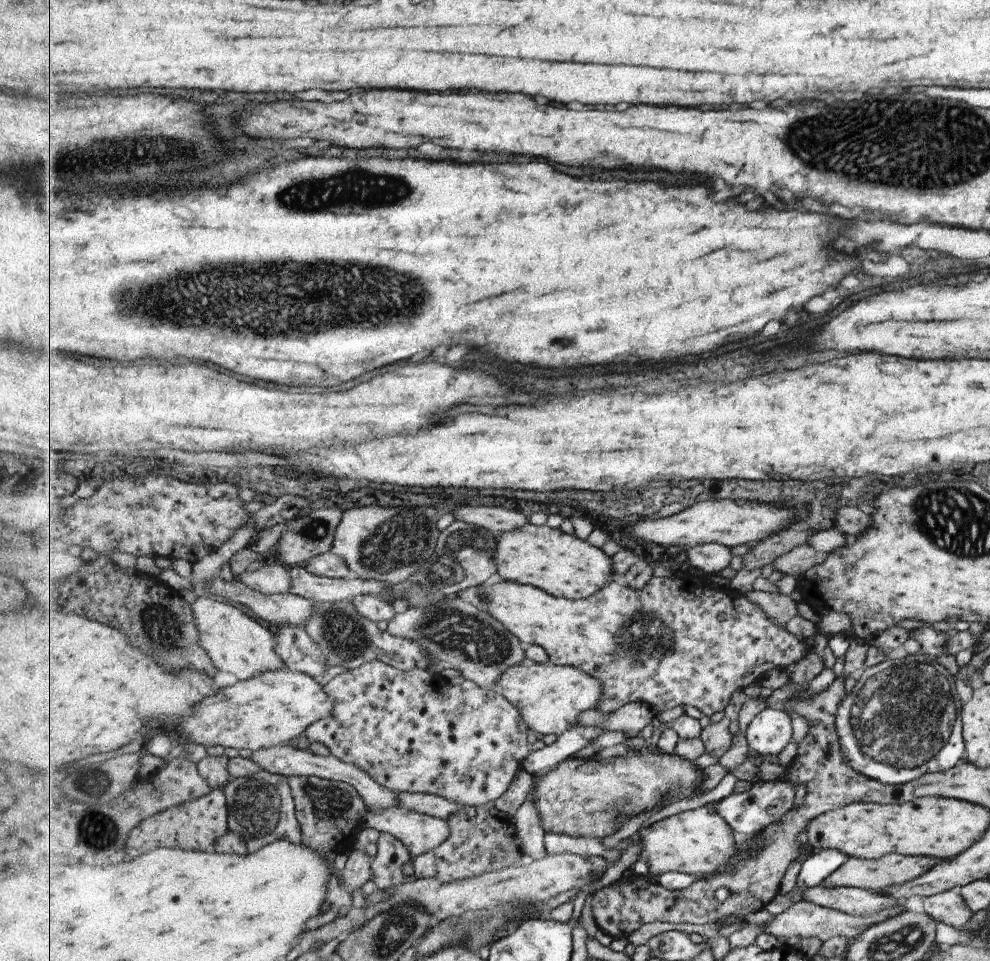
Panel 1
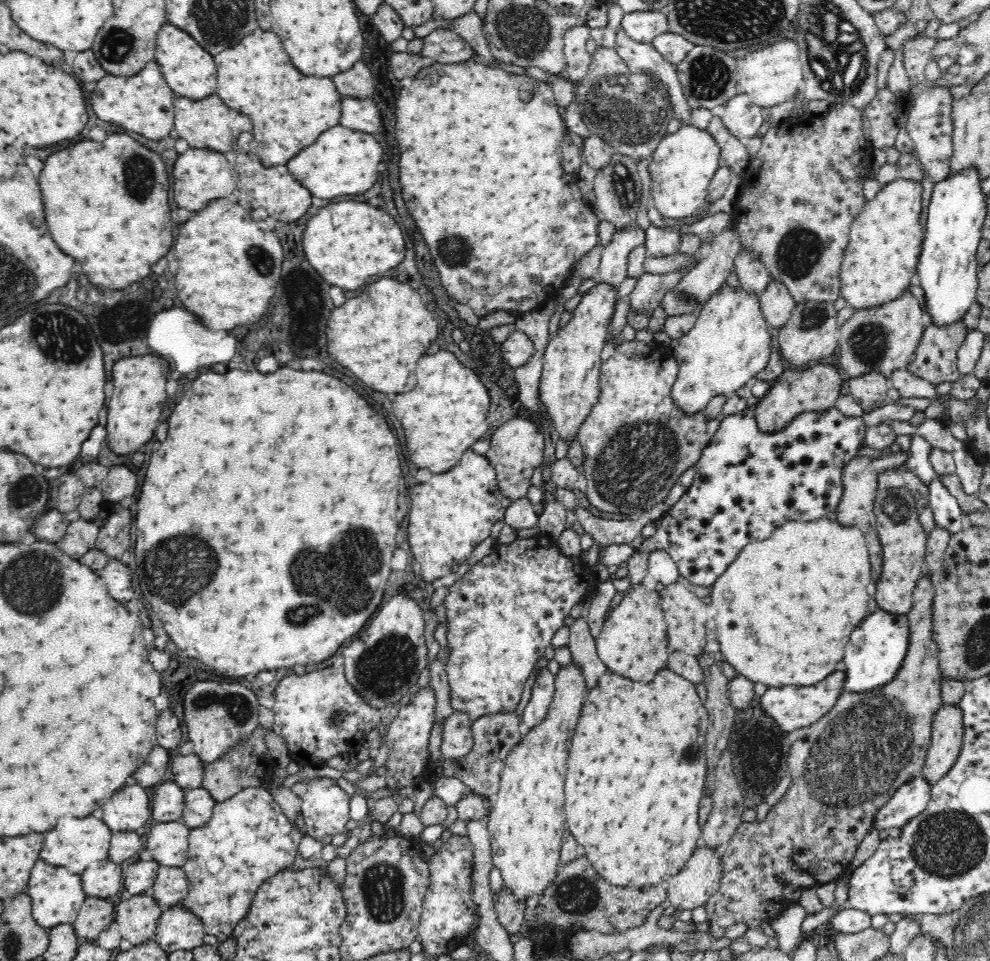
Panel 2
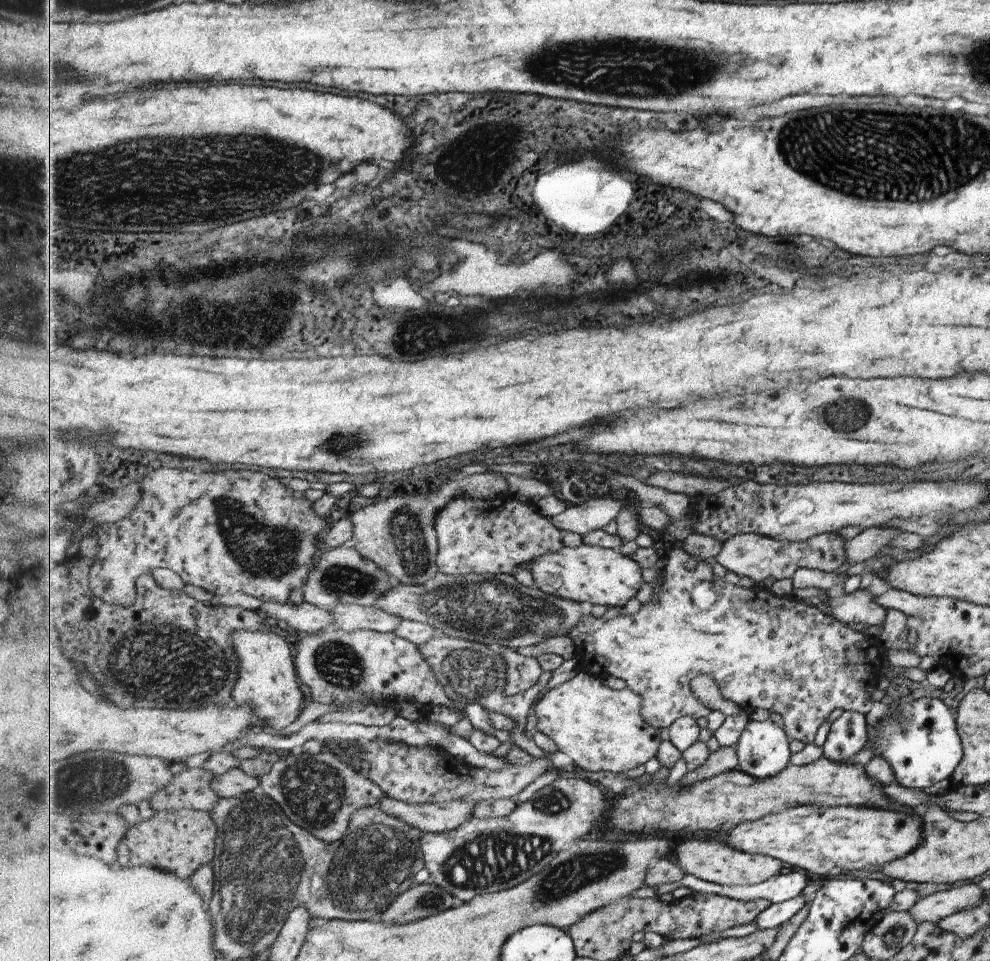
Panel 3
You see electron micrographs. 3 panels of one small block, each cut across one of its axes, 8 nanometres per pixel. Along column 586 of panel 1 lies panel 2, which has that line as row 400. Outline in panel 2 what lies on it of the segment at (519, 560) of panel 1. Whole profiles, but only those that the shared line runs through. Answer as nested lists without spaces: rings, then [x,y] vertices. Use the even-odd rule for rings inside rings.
[[[598,283],[583,294],[572,312],[572,318],[550,338],[543,354],[539,395],[554,428],[567,445],[577,440],[580,426],[586,422],[597,404],[600,392],[600,354],[607,343],[608,324],[615,311],[618,290]]]

